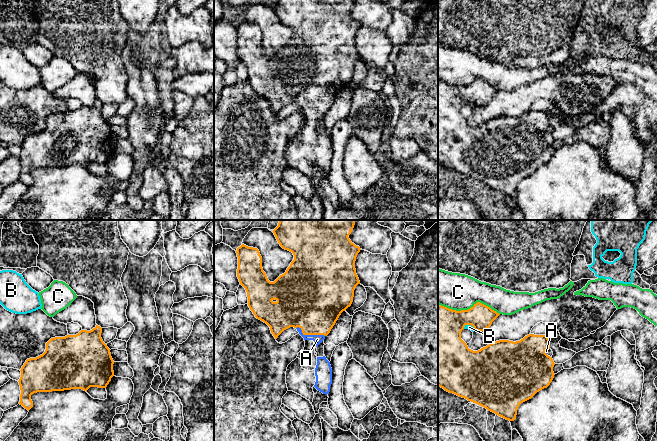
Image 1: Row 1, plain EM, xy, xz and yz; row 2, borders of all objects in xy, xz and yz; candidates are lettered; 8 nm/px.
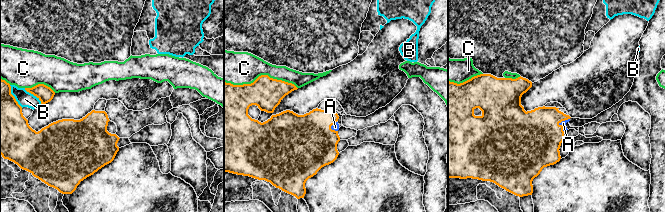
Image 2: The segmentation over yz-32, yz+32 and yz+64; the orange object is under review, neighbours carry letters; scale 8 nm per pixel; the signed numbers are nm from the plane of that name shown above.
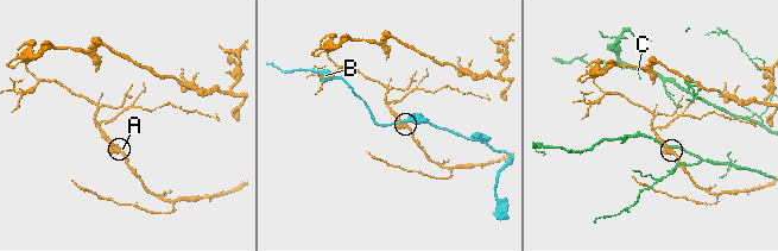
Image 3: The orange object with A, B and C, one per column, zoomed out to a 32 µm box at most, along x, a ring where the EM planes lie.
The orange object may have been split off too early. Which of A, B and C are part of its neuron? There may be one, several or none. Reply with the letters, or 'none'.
A

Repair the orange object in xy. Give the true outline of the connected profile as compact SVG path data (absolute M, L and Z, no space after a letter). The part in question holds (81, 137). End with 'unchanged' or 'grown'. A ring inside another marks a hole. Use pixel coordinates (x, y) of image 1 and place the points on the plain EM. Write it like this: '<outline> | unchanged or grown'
M96 101L90 107L51 114L45 128L27 135L20 146L19 180L29 187L31 171L37 168L106 164L114 152L114 137L101 109Z | unchanged

